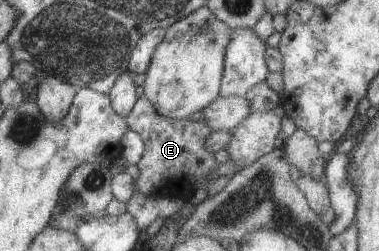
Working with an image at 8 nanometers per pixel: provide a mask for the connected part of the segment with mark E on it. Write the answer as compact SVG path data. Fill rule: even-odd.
M142 92L126 120L130 129L136 131L144 141L144 154L137 164L140 173L136 180L136 189L145 197L175 196L183 200L199 187L206 188L215 181L199 183L219 165L215 161L214 153L204 146L205 138L212 132L205 120L194 122L162 116Z

